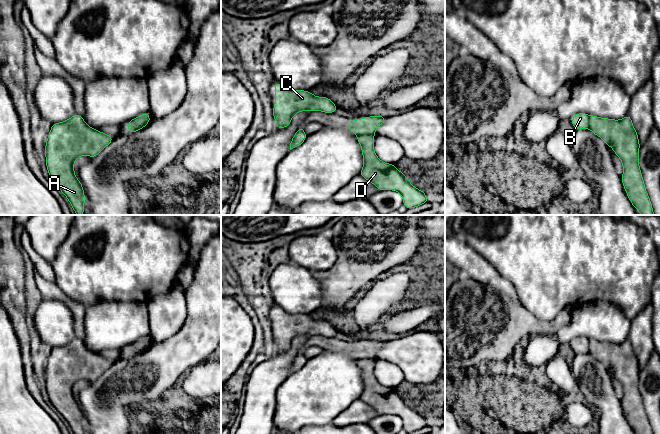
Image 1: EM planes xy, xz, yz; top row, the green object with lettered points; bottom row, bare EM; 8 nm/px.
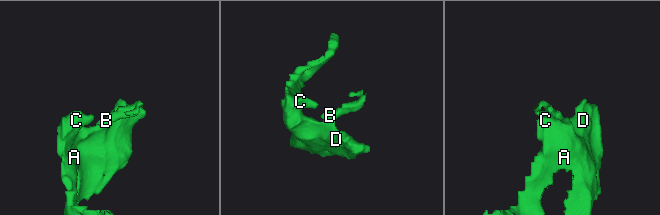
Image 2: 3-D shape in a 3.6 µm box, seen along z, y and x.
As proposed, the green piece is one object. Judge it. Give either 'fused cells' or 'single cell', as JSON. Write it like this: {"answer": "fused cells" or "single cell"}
{"answer": "fused cells"}

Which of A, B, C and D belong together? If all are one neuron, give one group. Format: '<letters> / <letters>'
A C D / B

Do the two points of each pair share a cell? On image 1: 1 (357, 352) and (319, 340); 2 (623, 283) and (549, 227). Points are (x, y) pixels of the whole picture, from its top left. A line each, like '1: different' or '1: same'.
1: same
2: same

